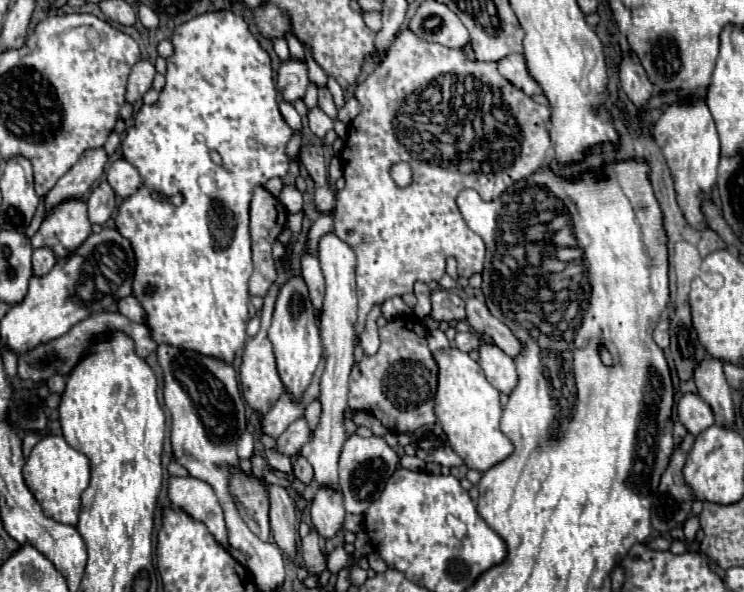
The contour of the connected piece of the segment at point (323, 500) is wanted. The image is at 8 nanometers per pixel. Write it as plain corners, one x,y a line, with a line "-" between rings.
318,487
316,497
312,501
310,515
320,537
332,539
342,527
342,521
346,517
342,495
338,491
330,491
330,487

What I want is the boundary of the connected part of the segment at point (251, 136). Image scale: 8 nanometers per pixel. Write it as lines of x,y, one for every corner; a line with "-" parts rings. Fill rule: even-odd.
172,35
174,55
166,59
166,85
160,91
160,97
154,105
142,105
140,111
134,117
134,125
128,129
124,141
122,141
122,157
132,163
138,173
142,175
142,187
122,201
118,215
116,215
116,229
132,243
132,249
136,253
136,271
134,271
134,283
132,283
132,295
138,299
138,303
146,311
146,327
150,327
150,333
154,335
156,343
166,343
178,349
190,349
206,357
220,359
224,363
232,363
236,357
236,351
244,347
246,343
246,323
248,323
248,279
252,275
252,255
250,255
250,233
248,233
248,207
252,199
252,191
256,185
264,185
272,177
286,177
290,161
284,153
286,143
292,137
290,125
284,121
278,99
258,99
258,103
250,103
250,107
238,107
238,111
230,111
230,107
222,107
222,103
214,103
214,99
206,99
206,95
198,95
198,91
186,91
186,75
182,75
182,35
-
152,193
160,193
164,199
154,199
-
176,193
184,195
182,205
172,205
168,199
-
152,283
156,285
154,295
146,295
144,287

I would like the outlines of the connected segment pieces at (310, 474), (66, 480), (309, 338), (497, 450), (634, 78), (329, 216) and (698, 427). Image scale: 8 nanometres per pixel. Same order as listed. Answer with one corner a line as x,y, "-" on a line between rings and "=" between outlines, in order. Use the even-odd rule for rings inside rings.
302,455
294,457
292,465
294,465
294,475
296,475
304,485
312,485
312,483
314,483
314,471
312,471
310,463
308,463
=
48,435
36,443
24,465
24,481
28,489
34,493
36,501
42,505
46,517
72,527
78,523
80,495
90,481
90,463
88,457
72,449
64,437
=
290,277
278,291
268,337
270,337
272,347
274,347
278,375
284,383
284,389
294,397
294,401
302,399
302,395
308,389
312,375
318,367
318,361
322,357
322,339
320,339
318,325
316,325
312,311
314,311
314,307
310,303
304,279
302,277
=
456,347
440,349
434,353
438,363
438,391
436,391
436,417
448,435
450,447
462,457
462,461
480,473
506,459
514,445
500,431
500,393
484,377
480,365
464,351
=
630,55
622,57
620,67
618,67
618,77
624,93
628,99
640,109
652,95
652,83
648,81
642,65
634,61
=
330,211
330,213
322,213
320,217
318,217
318,221
310,227
310,231
308,231
308,241
306,241
306,247
304,247
304,251
306,253
316,253
316,243
318,243
318,239
324,235
324,233
330,233
334,229
334,211
=
686,393
678,401
678,421
688,429
688,433
696,437
700,431
714,425
714,415
700,395

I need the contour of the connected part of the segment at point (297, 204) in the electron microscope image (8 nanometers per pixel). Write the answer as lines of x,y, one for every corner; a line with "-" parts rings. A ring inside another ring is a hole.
286,185
278,199
288,209
288,213
300,213
302,211
302,193
294,185

